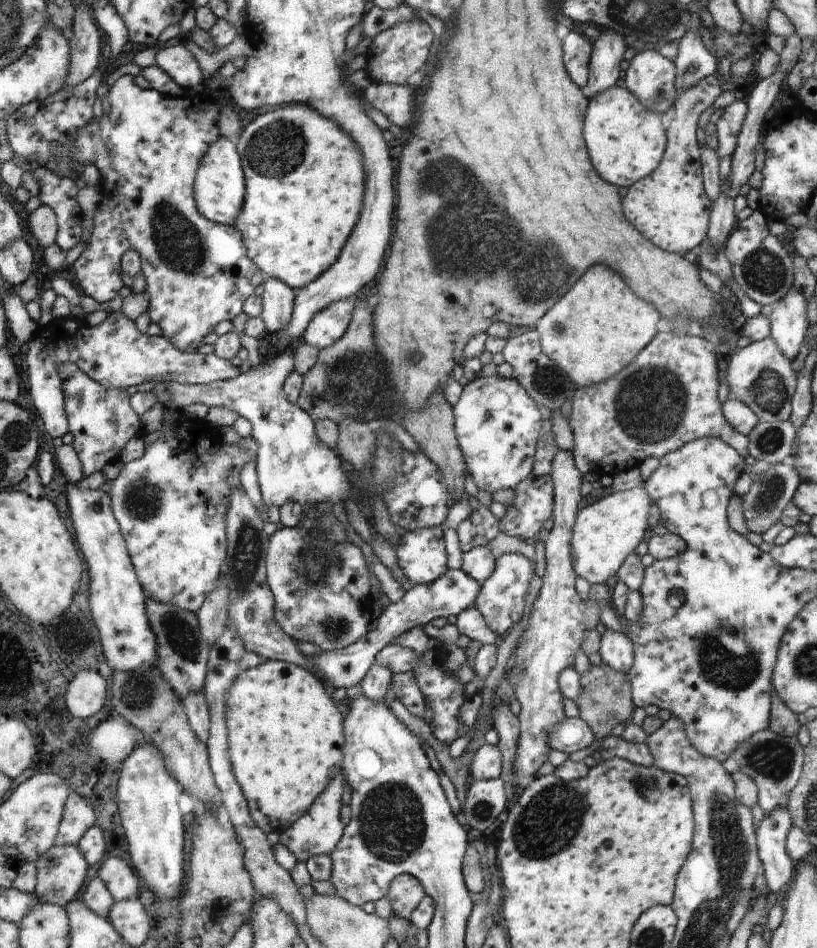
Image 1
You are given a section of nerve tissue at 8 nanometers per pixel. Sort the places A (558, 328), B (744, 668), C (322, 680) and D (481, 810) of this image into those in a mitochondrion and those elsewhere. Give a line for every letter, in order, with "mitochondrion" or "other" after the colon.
A: mitochondrion
B: mitochondrion
C: other
D: mitochondrion

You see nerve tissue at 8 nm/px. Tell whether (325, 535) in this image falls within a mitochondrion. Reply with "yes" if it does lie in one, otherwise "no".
yes

